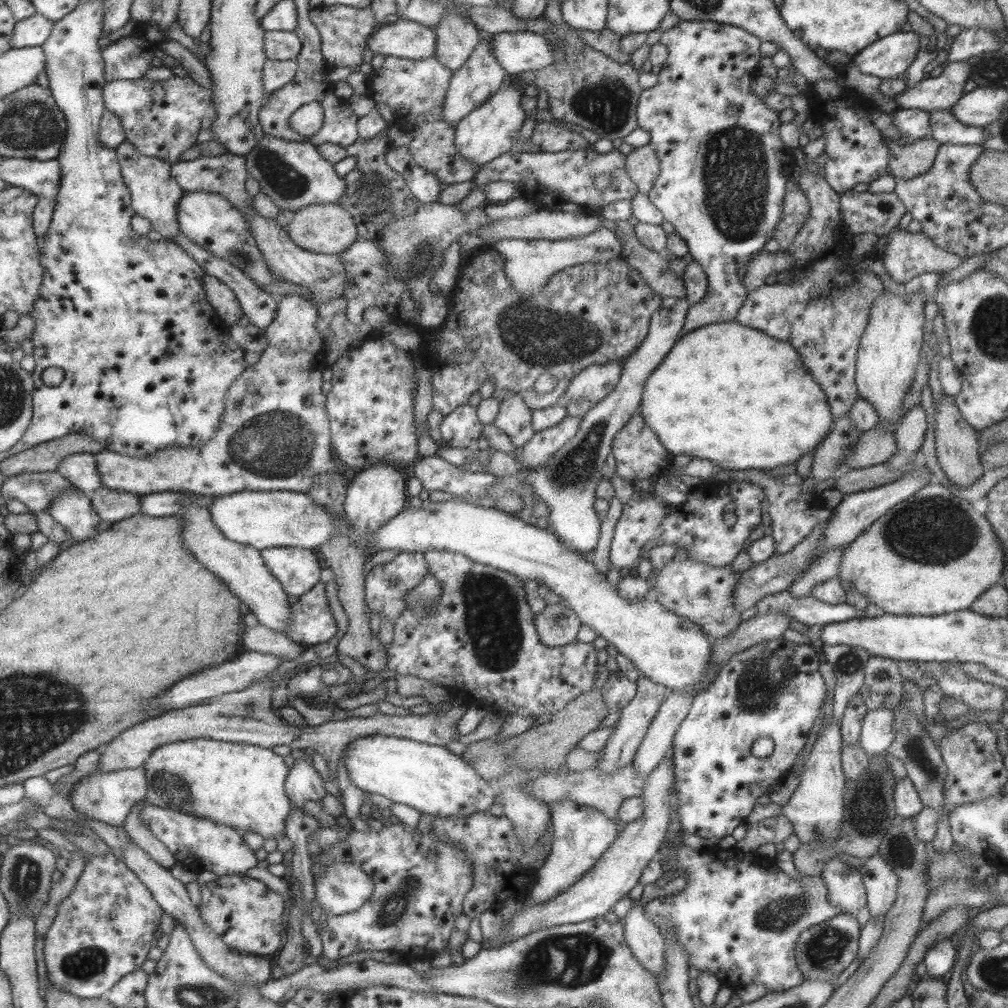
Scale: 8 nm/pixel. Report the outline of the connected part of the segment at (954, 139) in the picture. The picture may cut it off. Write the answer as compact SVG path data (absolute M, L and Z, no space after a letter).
M932 113L929 119L930 136L940 144L976 144L986 137L983 127L961 124L952 114Z

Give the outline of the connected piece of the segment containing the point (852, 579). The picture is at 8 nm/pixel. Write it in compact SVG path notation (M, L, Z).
M927 483L918 488L911 496L893 504L891 508L874 520L858 537L855 537L848 545L844 546L843 552L838 562L837 574L838 579L850 582L854 589L870 604L874 604L879 613L893 615L940 615L958 610L965 610L975 600L975 597L993 584L999 582L1001 569L1003 568L1003 551L995 533L992 531L987 519L979 511L975 511L970 502L965 501L955 495L945 486L938 483Z

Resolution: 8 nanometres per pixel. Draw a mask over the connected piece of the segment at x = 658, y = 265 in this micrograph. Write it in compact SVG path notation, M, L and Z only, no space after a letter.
M618 221L615 227L622 233L624 240L620 250L621 258L640 272L647 286L661 298L684 299L686 292L682 278L669 270L669 261L665 259L663 253L656 253L643 247L635 239L634 226L630 226L627 221Z

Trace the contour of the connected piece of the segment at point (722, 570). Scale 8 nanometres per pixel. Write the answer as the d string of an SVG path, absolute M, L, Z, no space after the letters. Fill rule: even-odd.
M690 558L665 563L654 580L655 600L677 616L691 619L710 640L725 638L741 622L741 614L732 606L733 585L740 573L732 573L731 564L727 566L707 566L693 562Z

